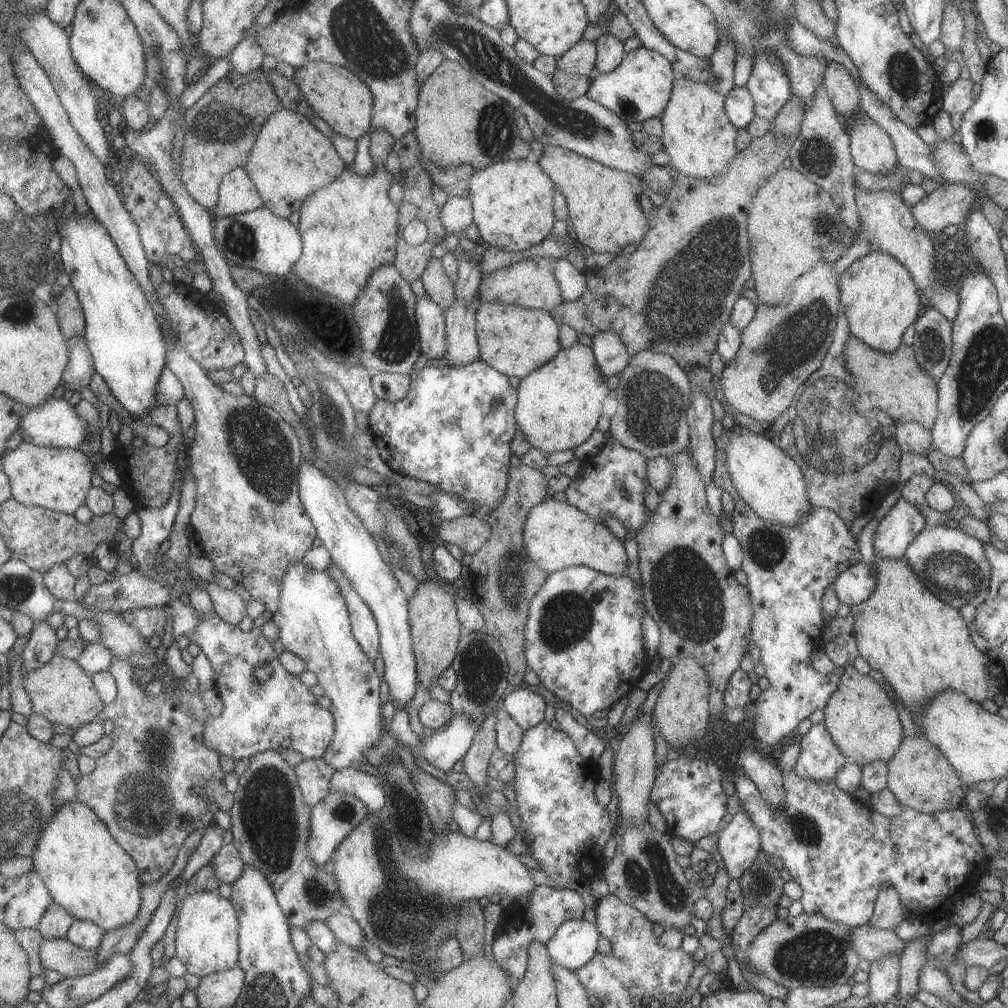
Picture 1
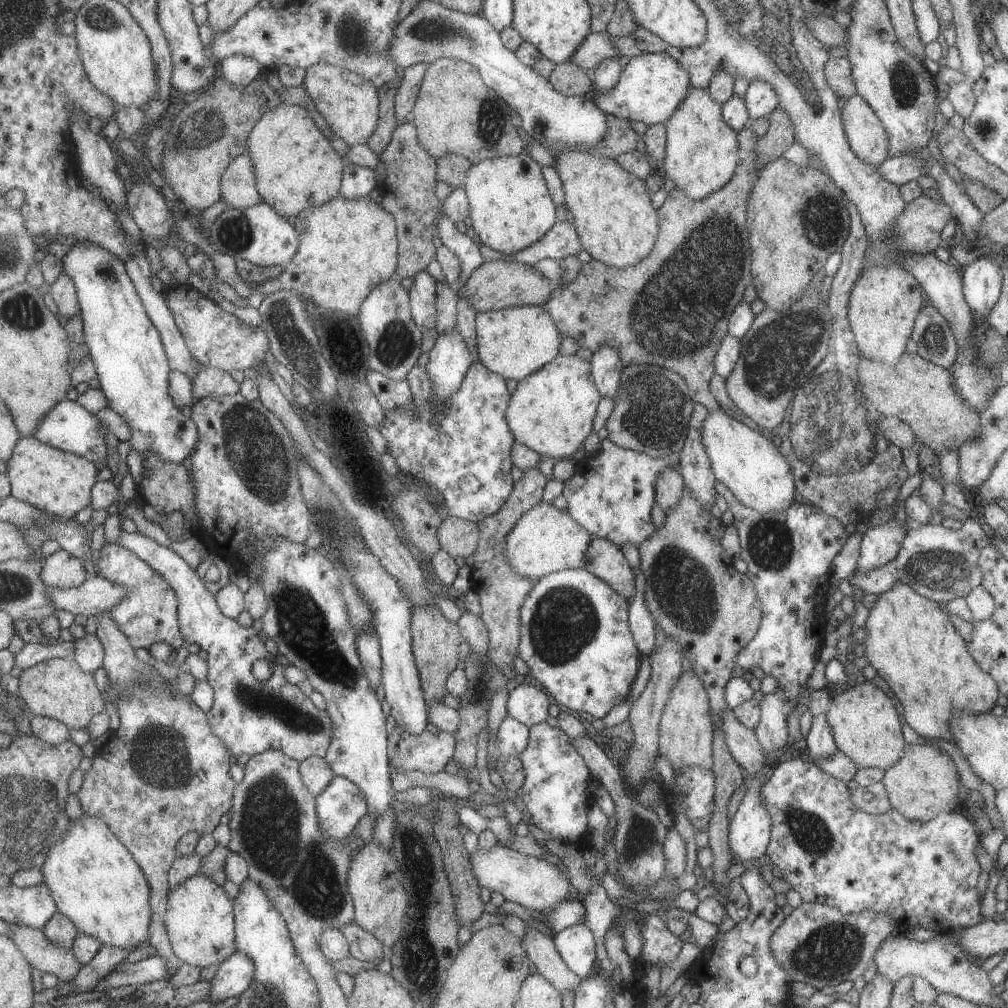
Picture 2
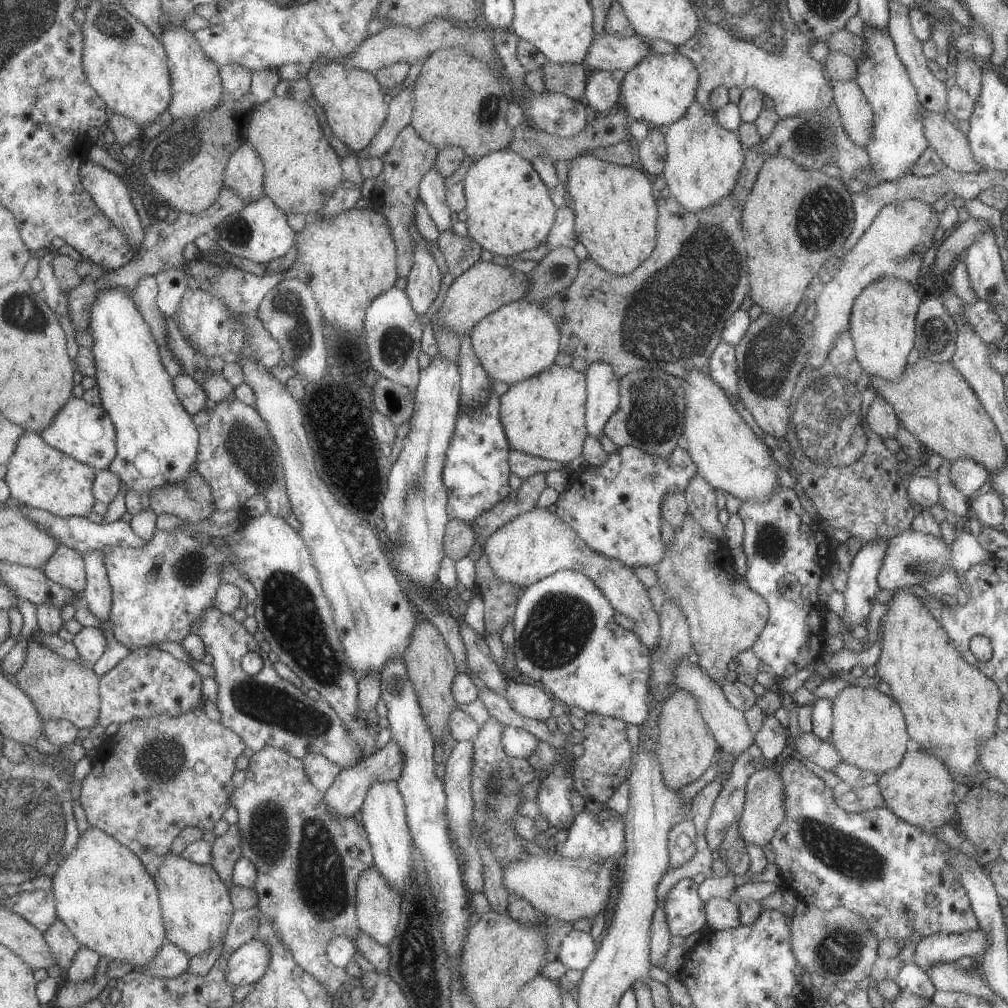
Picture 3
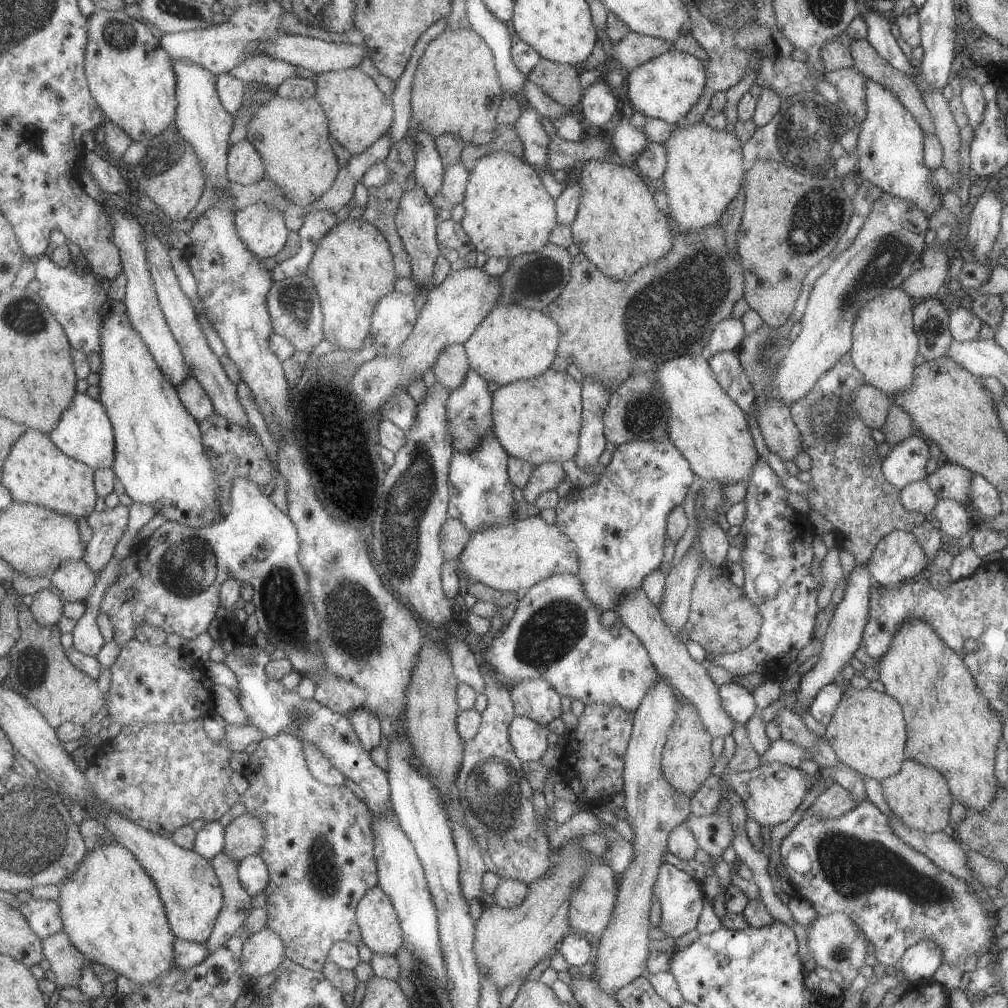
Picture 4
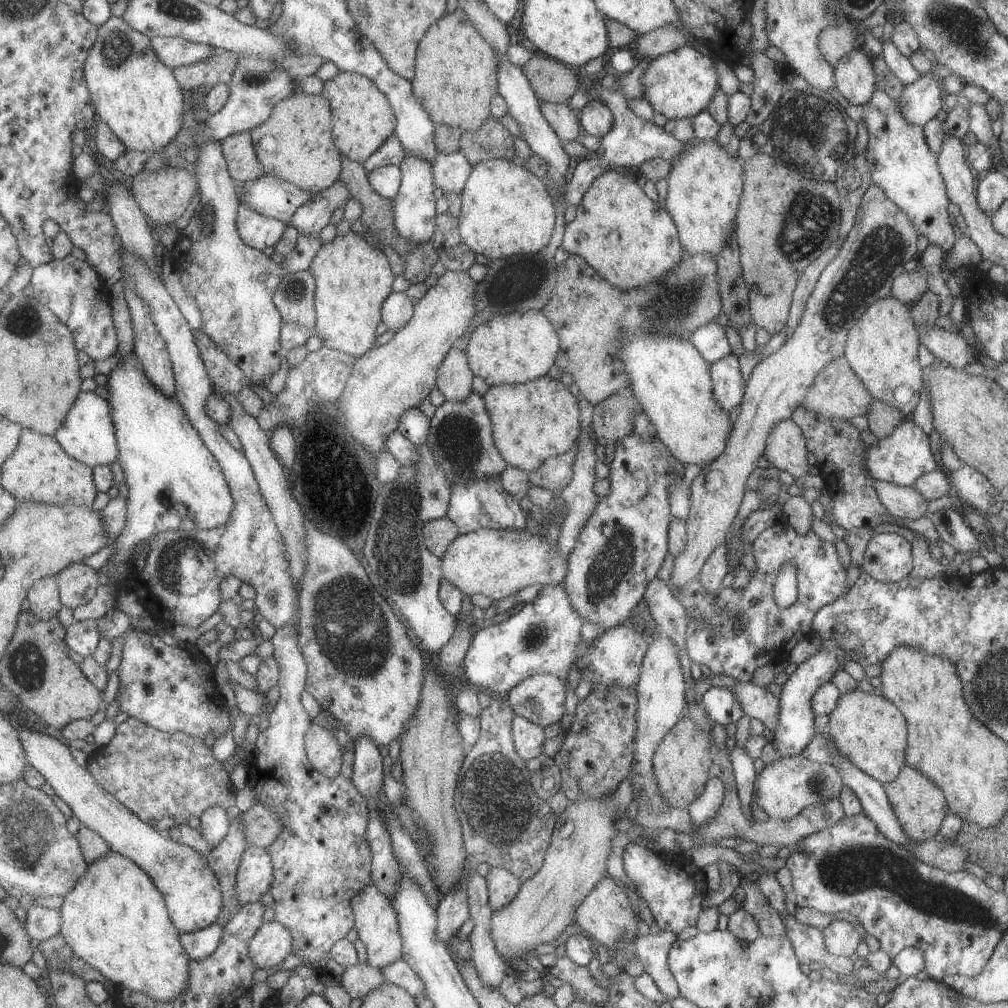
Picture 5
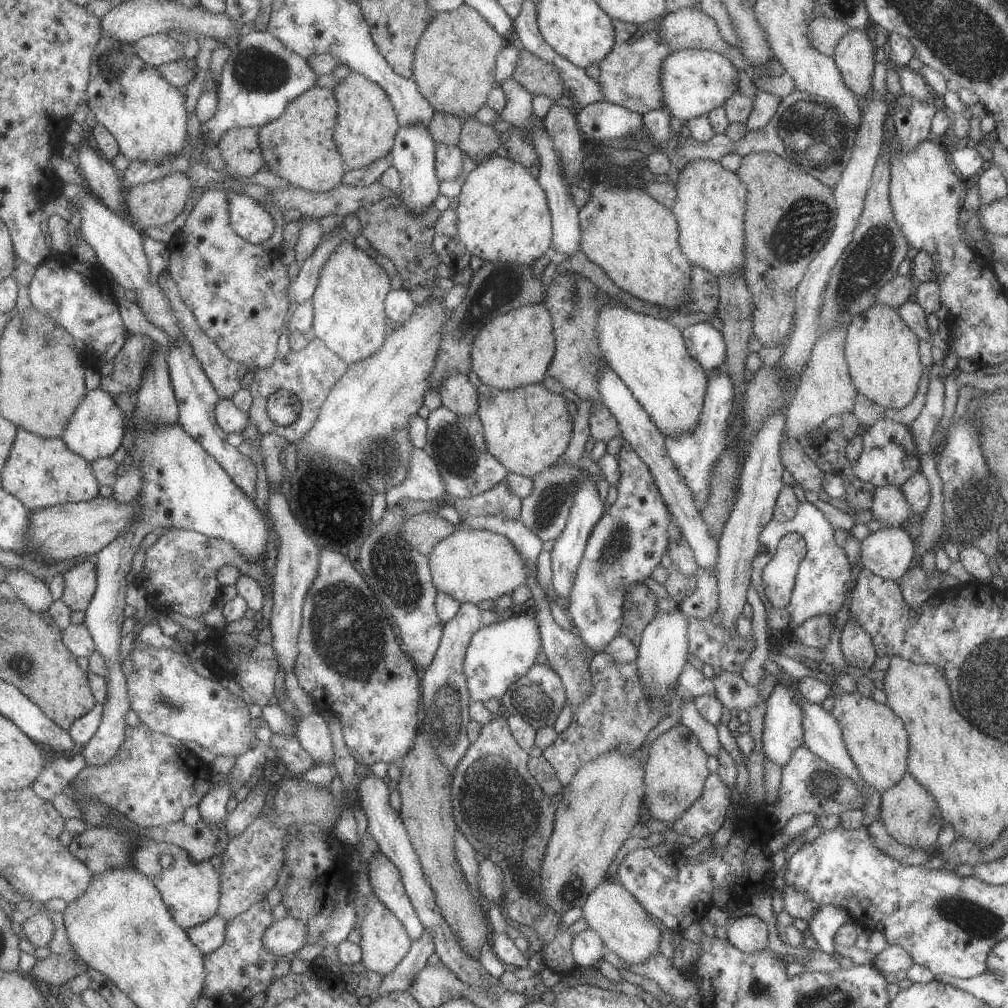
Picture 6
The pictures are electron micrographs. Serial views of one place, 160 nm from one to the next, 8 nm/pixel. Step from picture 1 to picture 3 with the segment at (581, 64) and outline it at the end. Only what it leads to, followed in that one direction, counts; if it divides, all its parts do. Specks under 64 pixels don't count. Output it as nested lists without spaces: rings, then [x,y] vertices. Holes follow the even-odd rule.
[[[594,33],[587,48],[583,65],[590,72],[623,70],[627,72],[651,53],[639,36],[618,37],[614,34]]]

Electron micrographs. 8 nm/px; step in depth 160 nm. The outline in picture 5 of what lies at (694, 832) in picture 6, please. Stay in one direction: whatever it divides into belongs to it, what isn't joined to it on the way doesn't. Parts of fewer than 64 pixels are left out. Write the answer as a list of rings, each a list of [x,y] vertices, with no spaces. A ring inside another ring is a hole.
[[[710,777],[701,794],[686,808],[694,825],[702,825],[713,819],[724,797],[724,784],[717,777]]]

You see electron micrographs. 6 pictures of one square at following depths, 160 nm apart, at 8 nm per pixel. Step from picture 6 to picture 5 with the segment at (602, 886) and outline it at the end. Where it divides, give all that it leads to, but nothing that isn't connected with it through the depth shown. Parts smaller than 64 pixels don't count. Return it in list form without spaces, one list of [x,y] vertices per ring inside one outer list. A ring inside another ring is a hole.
[[[604,874],[597,884],[589,891],[589,894],[578,904],[574,910],[574,922],[587,934],[596,944],[605,945],[608,951],[623,938],[631,939],[635,942],[638,936],[636,930],[635,916],[631,911],[626,891],[617,886],[611,876]]]

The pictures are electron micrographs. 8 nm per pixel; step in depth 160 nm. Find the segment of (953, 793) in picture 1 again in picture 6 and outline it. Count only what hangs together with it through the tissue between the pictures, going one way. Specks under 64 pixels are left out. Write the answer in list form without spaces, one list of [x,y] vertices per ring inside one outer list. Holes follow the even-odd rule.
[[[906,772],[897,784],[885,789],[880,796],[880,821],[891,838],[914,849],[937,850],[935,840],[943,824],[940,808],[914,776]]]

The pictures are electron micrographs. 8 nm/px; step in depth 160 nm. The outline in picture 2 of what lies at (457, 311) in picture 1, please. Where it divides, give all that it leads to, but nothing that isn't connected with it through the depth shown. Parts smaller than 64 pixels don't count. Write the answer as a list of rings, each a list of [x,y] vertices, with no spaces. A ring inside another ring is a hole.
[[[456,327],[438,334],[429,352],[429,362],[424,366],[431,380],[433,406],[437,412],[445,406],[445,400],[459,390],[470,365],[471,354]]]

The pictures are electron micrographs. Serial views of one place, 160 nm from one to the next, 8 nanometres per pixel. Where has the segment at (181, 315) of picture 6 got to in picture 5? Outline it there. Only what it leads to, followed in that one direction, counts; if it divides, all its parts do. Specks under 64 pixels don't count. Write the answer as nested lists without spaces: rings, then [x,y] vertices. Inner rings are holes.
[[[204,330],[195,332],[195,335],[200,353],[204,358],[204,365],[221,390],[233,392],[236,395],[243,386],[249,384],[250,380],[247,380],[244,372],[237,368],[232,357]]]

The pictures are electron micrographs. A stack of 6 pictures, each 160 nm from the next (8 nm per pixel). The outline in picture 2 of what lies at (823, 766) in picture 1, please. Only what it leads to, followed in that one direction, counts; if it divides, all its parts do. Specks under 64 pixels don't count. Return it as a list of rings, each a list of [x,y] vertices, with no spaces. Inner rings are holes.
[[[825,714],[813,716],[811,729],[804,740],[803,756],[815,765],[817,765],[817,760],[833,756],[833,752],[837,752]]]

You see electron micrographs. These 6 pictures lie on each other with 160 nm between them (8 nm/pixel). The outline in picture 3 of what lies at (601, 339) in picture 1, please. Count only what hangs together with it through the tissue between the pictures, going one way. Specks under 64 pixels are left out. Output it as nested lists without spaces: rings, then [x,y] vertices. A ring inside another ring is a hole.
[[[603,361],[588,364],[584,373],[586,401],[584,423],[589,436],[599,440],[606,420],[617,410],[620,401],[618,378],[613,367]]]

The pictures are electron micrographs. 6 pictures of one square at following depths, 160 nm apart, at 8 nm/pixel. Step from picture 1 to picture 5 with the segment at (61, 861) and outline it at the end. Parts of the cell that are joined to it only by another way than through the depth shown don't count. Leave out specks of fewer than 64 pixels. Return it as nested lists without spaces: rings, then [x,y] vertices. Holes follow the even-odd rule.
[[[111,850],[103,858],[92,862],[88,873],[64,897],[61,910],[63,938],[77,957],[97,967],[113,982],[114,987],[129,987],[161,1002],[176,999],[188,990],[192,978],[191,960],[181,942],[182,934],[172,921],[165,895],[157,888],[156,881],[131,858]]]

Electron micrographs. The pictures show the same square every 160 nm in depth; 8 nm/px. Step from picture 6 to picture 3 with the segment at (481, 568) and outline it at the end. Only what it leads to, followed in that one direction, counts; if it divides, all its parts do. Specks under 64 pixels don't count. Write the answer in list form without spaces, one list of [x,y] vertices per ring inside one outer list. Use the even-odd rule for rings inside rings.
[[[535,506],[530,511],[517,515],[513,520],[508,521],[493,534],[490,534],[489,538],[486,538],[483,554],[488,558],[489,566],[493,569],[497,578],[517,585],[522,590],[537,582],[540,578],[557,571],[571,569],[583,573],[605,595],[605,598],[617,613],[628,616],[633,620],[633,633],[649,650],[657,644],[660,627],[659,616],[653,611],[651,602],[647,597],[646,588],[636,578],[634,570],[623,563],[620,564],[617,559],[604,557],[601,553],[587,547],[585,542],[577,536],[577,533],[567,523],[564,523],[556,513],[549,513],[546,509]],[[681,659],[674,670],[674,683],[677,689],[683,689],[693,695],[700,715],[705,724],[709,727],[711,734],[719,750],[727,753],[736,759],[744,750],[754,743],[754,734],[750,731],[745,722],[742,712],[735,710],[727,700],[719,684],[714,683],[709,676],[699,668],[697,664],[687,663],[687,659]]]

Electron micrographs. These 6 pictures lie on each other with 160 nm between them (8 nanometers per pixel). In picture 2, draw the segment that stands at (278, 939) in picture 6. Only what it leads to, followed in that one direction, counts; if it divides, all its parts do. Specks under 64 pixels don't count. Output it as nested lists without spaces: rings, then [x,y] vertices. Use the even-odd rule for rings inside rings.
[[[235,950],[233,956],[225,960],[213,982],[213,1000],[217,1002],[241,995],[248,989],[254,978],[255,964],[249,956]]]

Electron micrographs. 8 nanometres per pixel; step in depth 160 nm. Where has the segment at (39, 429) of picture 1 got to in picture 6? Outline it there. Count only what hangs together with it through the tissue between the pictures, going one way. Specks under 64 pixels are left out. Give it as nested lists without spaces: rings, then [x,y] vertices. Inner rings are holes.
[[[105,389],[88,391],[86,398],[77,407],[65,429],[62,439],[73,452],[84,456],[89,462],[113,456],[121,444],[126,433],[124,408],[117,404],[112,394]]]

